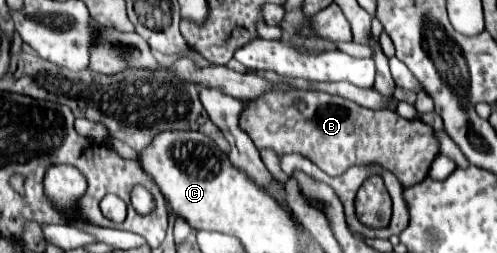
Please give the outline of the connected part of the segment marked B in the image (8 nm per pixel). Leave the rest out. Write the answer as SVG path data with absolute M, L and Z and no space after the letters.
M322 91L266 93L248 103L240 125L258 149L272 147L278 155L300 153L328 175L340 175L352 165L378 165L394 173L404 187L424 181L438 153L434 129L422 119L402 119L390 109L366 109Z

